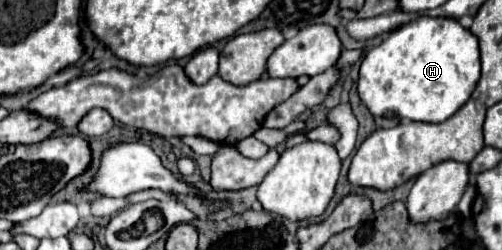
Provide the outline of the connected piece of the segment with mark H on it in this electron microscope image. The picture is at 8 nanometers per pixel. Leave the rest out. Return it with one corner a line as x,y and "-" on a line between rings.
418,17
408,25
388,33
378,47
372,47
362,65
358,79
358,95
372,115
396,115
400,119
442,123
452,117
472,95
480,79
480,47
470,29
462,27
452,17

